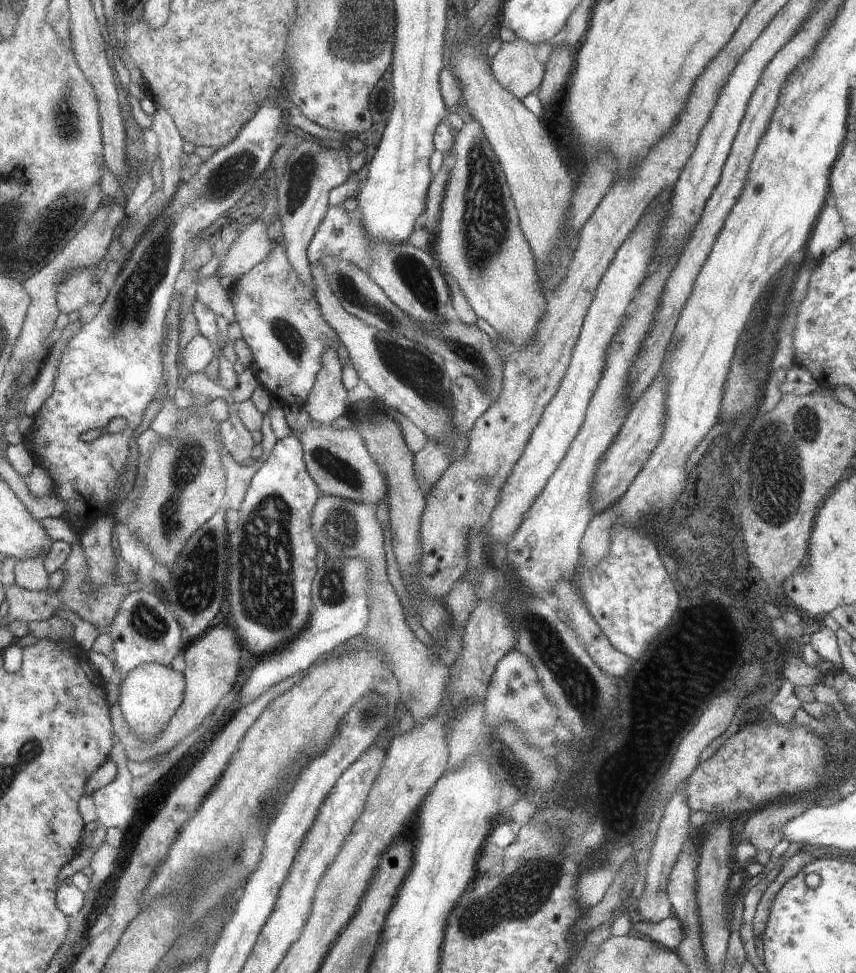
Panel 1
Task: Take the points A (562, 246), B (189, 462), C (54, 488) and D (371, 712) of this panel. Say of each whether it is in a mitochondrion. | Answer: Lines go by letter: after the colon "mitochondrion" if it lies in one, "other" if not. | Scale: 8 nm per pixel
A: other
B: mitochondrion
C: other
D: mitochondrion

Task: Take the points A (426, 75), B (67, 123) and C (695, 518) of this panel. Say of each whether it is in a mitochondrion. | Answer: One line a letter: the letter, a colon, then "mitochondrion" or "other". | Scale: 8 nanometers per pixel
A: other
B: mitochondrion
C: other

